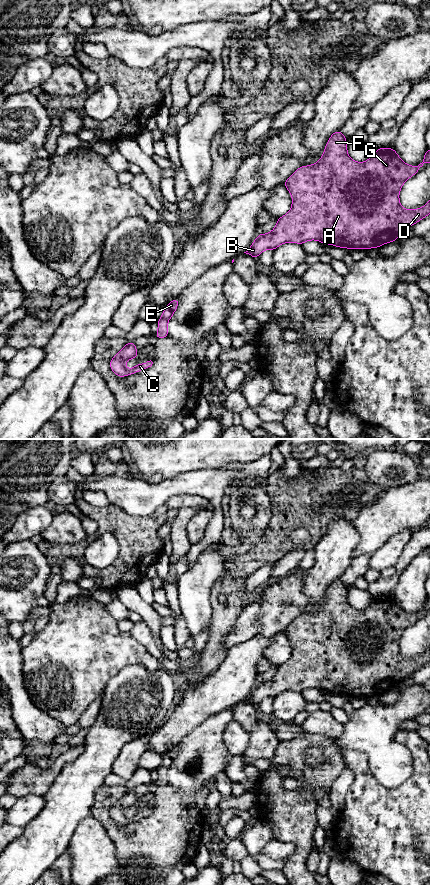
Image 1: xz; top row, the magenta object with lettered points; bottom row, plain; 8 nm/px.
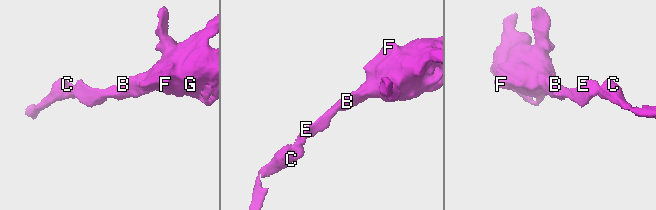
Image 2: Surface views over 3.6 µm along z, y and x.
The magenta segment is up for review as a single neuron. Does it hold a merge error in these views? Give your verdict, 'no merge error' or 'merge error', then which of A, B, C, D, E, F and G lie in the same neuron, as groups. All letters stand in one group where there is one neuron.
no merge error; groups A B C D E F G

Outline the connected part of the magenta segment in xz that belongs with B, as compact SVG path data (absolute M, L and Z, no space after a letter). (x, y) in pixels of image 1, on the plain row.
M339 578L334 580L325 594L325 599L317 611L298 616L285 630L292 644L291 657L277 668L275 676L267 681L259 681L248 699L244 700L257 706L264 698L275 698L287 691L303 692L316 688L347 697L378 696L386 691L396 689L400 682L430 662L430 648L418 657L407 658L400 652L399 641L403 632L417 622L424 611L430 611L430 597L427 597L423 610L417 615L403 610L393 596L382 595L365 610L356 610L347 599L347 587Z

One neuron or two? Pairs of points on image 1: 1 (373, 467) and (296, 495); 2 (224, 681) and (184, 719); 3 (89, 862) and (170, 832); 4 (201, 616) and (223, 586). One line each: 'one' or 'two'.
1: two
2: one
3: two
4: two

